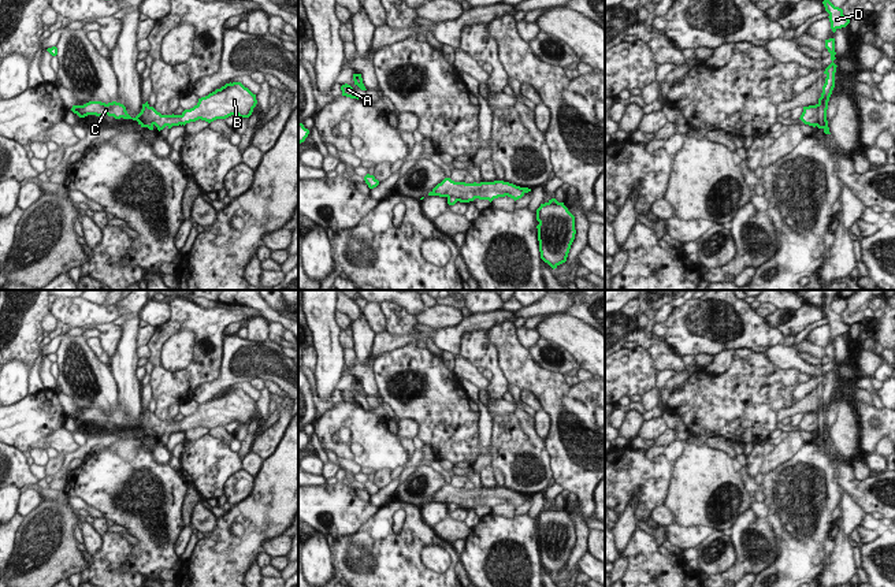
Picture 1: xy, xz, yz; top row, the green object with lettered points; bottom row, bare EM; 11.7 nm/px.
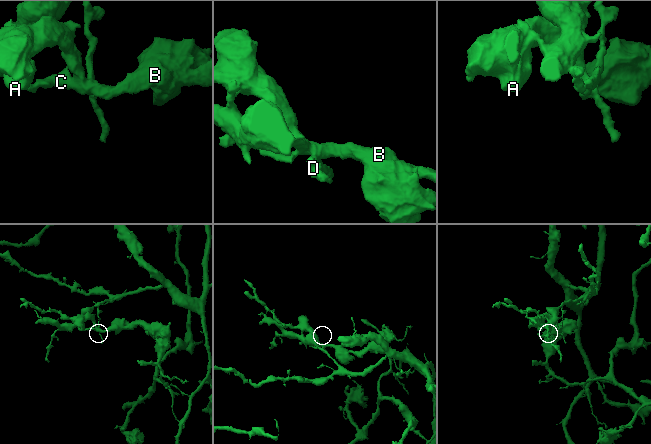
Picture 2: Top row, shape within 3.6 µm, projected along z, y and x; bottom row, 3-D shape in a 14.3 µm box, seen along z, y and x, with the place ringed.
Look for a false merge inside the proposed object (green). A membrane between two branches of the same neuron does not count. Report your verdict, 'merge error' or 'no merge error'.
merge error

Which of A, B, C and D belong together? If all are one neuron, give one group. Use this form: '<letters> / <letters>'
A B C / D

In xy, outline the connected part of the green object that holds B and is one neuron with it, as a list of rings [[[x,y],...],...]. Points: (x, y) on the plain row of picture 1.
[[[230,389],[208,402],[198,405],[198,409],[193,415],[185,416],[181,421],[161,421],[153,413],[148,412],[148,423],[144,420],[145,415],[142,413],[141,419],[135,424],[131,424],[127,420],[126,413],[116,408],[108,410],[101,408],[89,408],[83,412],[73,412],[71,417],[79,424],[85,424],[88,421],[108,421],[114,423],[115,426],[133,426],[137,427],[138,431],[149,428],[160,438],[166,432],[168,435],[179,431],[185,432],[186,430],[196,428],[198,426],[211,430],[216,426],[226,426],[231,421],[249,424],[256,410],[256,401],[253,401],[241,389]]]

